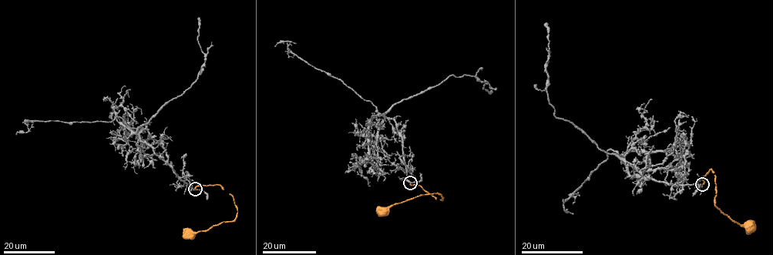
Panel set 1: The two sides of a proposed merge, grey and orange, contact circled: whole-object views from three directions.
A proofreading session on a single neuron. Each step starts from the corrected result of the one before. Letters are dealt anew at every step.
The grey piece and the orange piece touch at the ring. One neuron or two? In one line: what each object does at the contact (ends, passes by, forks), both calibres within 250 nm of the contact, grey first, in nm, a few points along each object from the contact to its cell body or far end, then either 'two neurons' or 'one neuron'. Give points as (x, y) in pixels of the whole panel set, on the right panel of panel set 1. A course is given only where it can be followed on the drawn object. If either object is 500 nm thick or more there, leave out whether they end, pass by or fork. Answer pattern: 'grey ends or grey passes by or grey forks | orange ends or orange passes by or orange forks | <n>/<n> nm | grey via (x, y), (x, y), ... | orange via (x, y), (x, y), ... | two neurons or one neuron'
grey passes by | orange ends | 280/240 nm | grey via (702, 184), (670, 185), (632, 176), (622, 159), (601, 150), (573, 123), (554, 115), (547, 95), (545, 23) | orange via (702, 184), (702, 178), (710, 169), (715, 177), (716, 206), (732, 220), (741, 225), (747, 223), (750, 225) | one neuron

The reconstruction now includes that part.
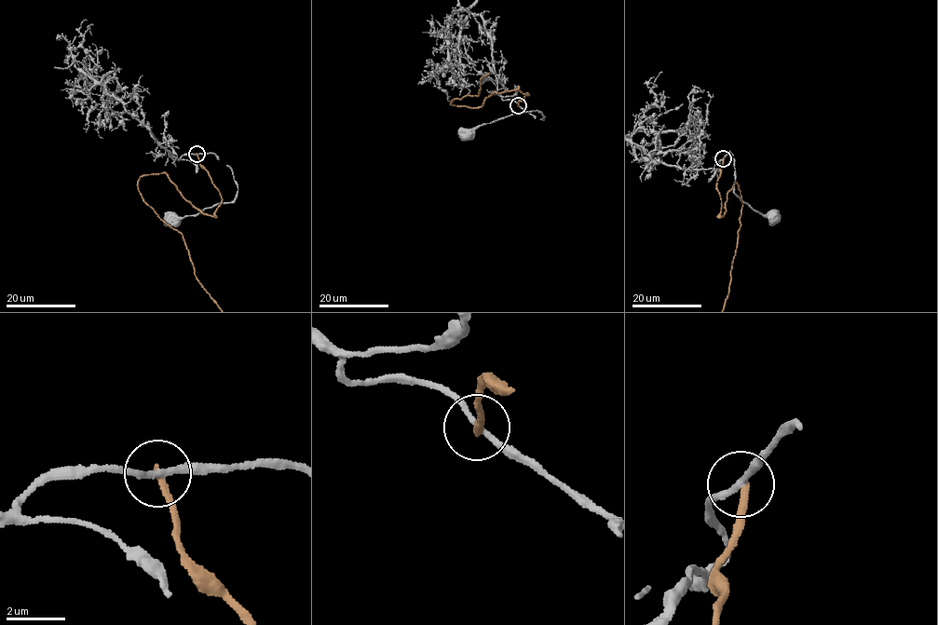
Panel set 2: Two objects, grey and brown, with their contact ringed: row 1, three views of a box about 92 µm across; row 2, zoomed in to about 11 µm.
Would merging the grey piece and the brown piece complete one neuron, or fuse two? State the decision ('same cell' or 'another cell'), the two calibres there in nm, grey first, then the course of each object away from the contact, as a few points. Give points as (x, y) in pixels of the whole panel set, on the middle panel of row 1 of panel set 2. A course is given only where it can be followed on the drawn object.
another cell | 190/240 nm | grey via (518, 105), (535, 118), (544, 118), (540, 112), (521, 112), (464, 129), (462, 132), (466, 135)

